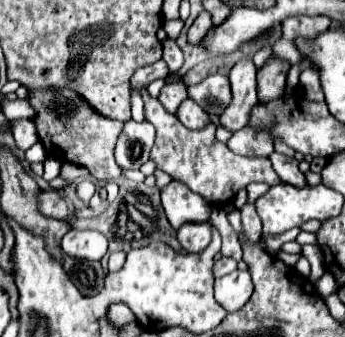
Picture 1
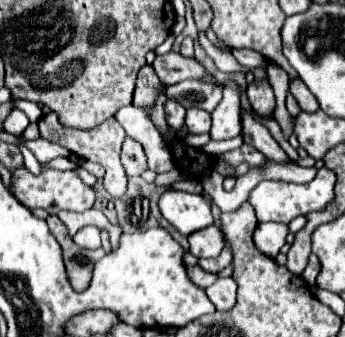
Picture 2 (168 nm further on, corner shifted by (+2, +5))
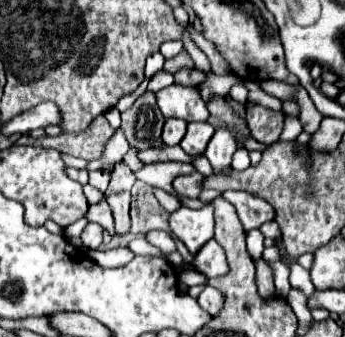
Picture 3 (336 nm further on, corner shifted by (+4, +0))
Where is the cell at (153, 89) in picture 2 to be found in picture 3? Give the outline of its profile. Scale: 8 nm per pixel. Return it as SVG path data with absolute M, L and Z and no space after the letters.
M145 93L133 103L131 109L121 113L121 131L135 149L151 149L161 139L165 117L155 105L155 95Z

